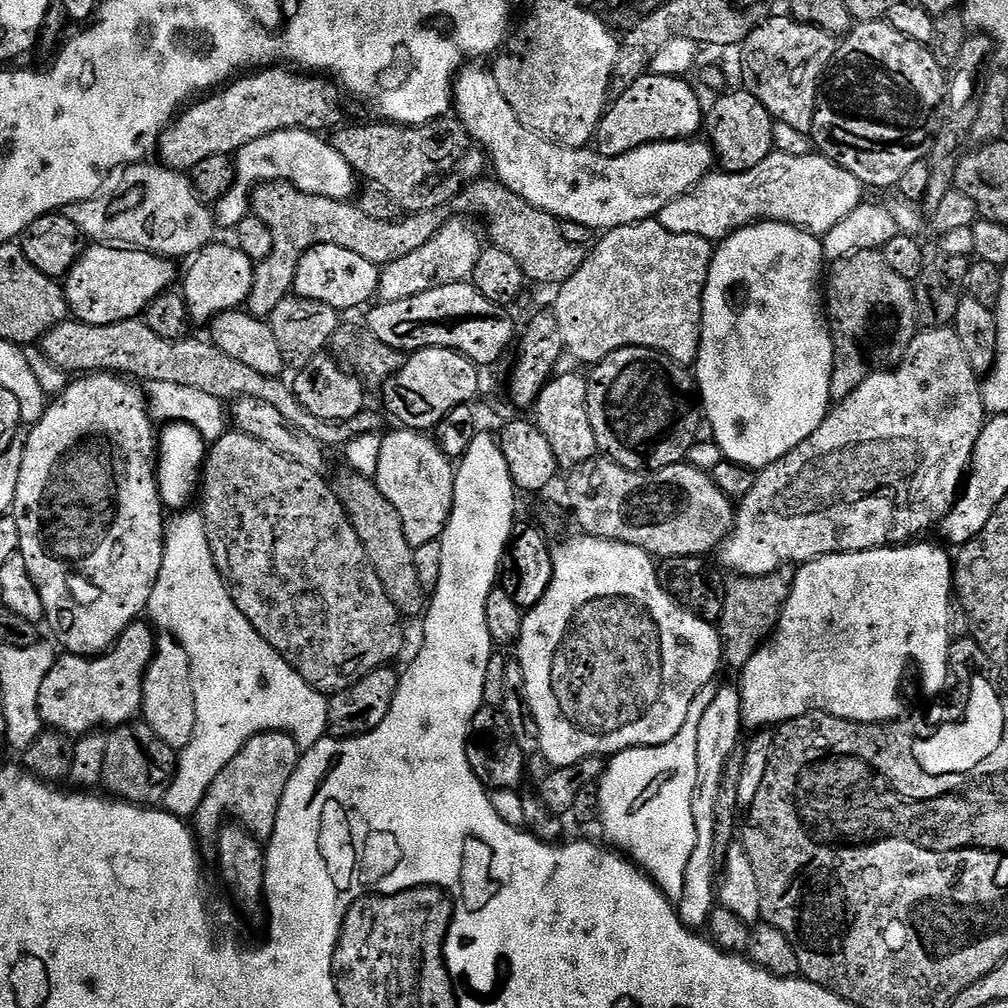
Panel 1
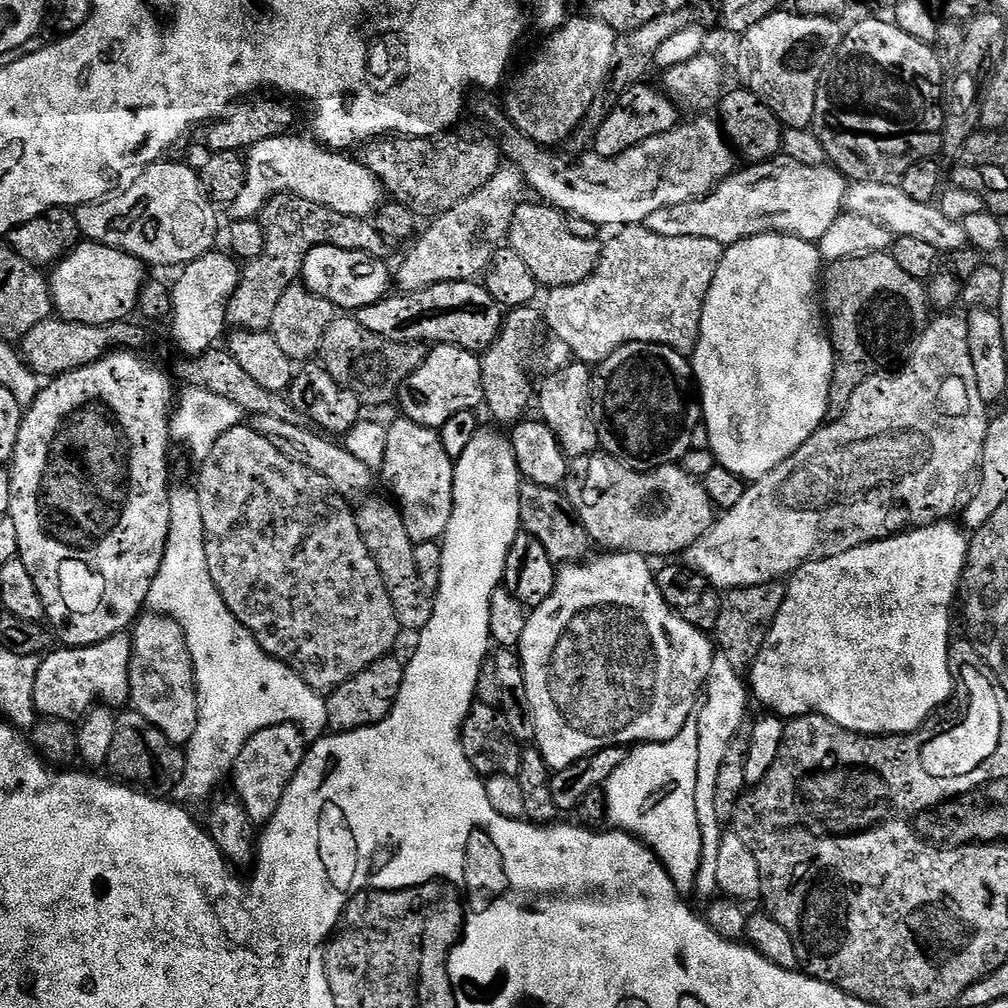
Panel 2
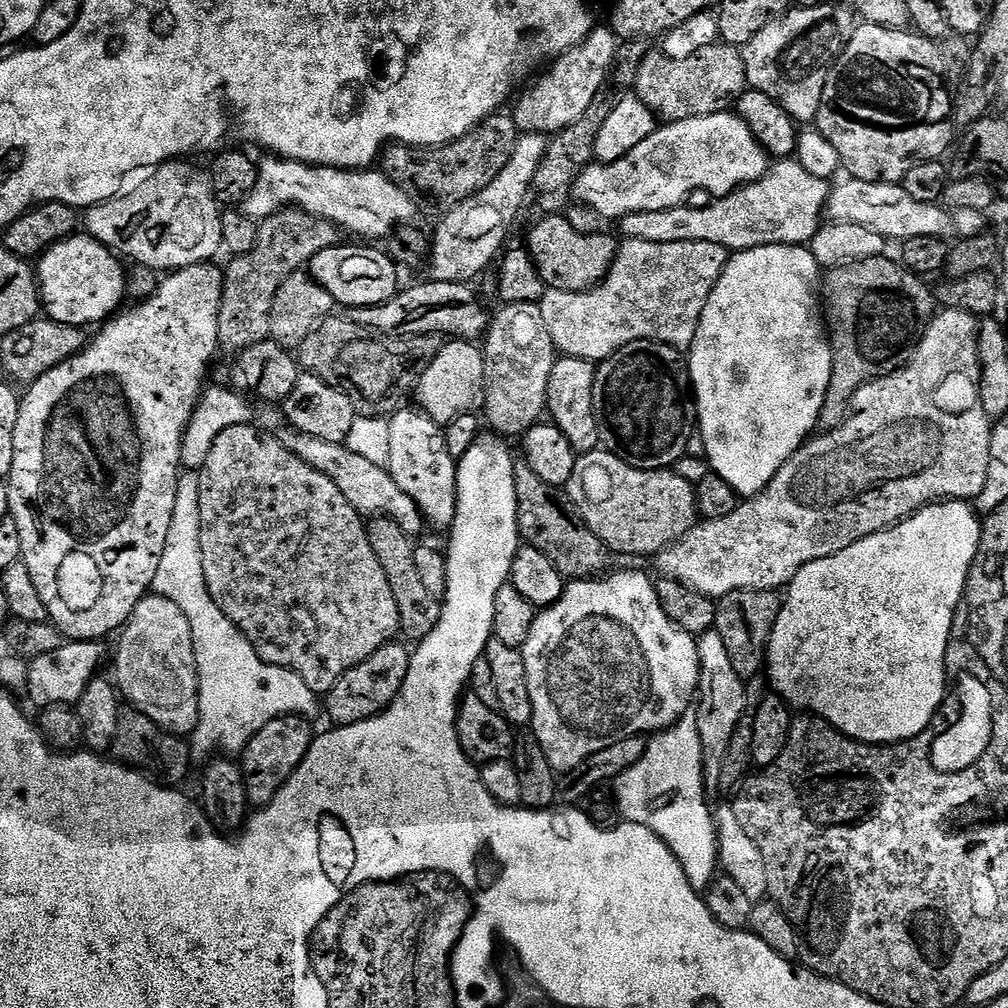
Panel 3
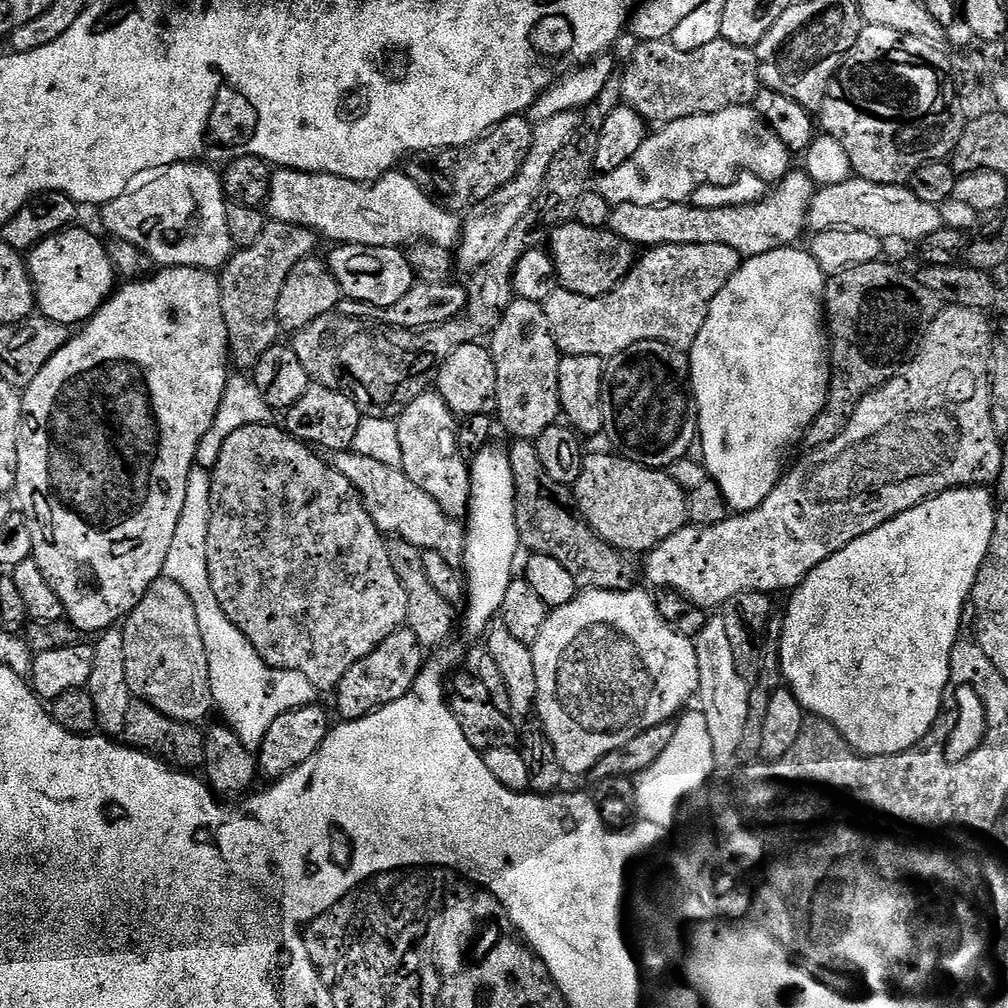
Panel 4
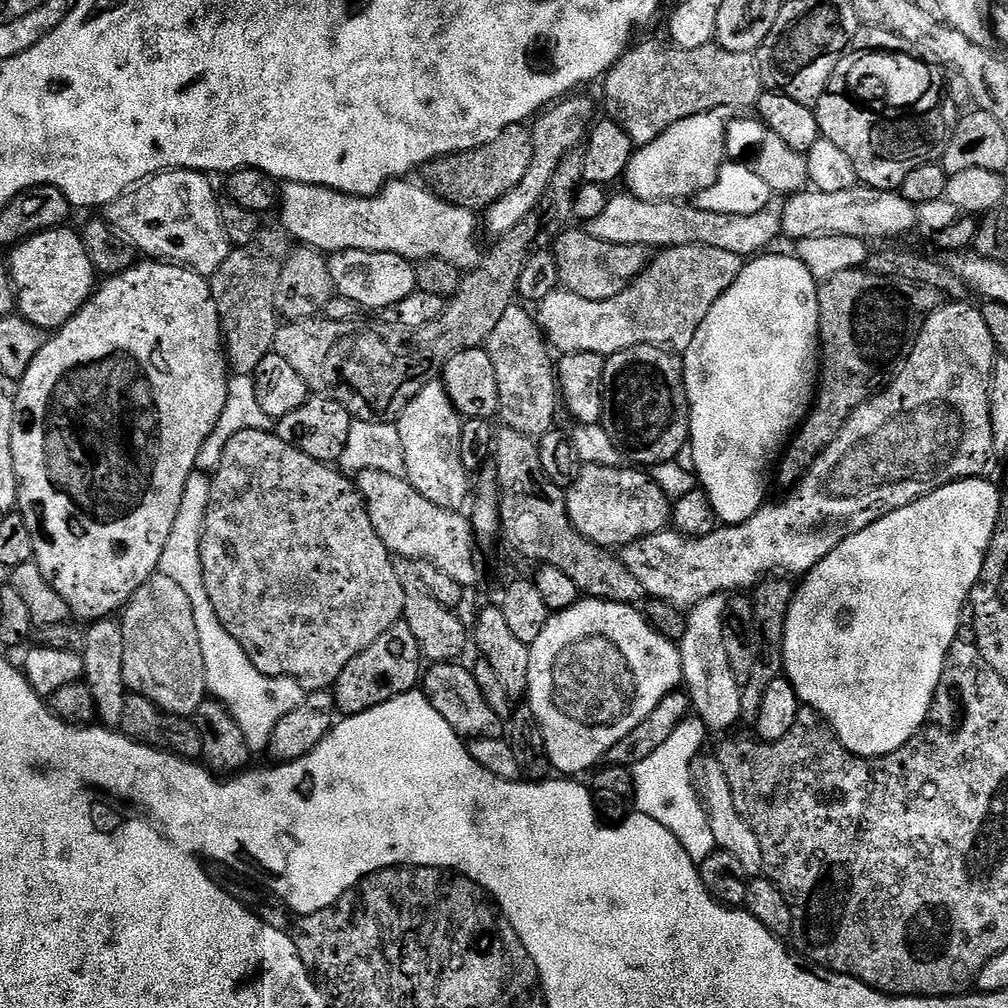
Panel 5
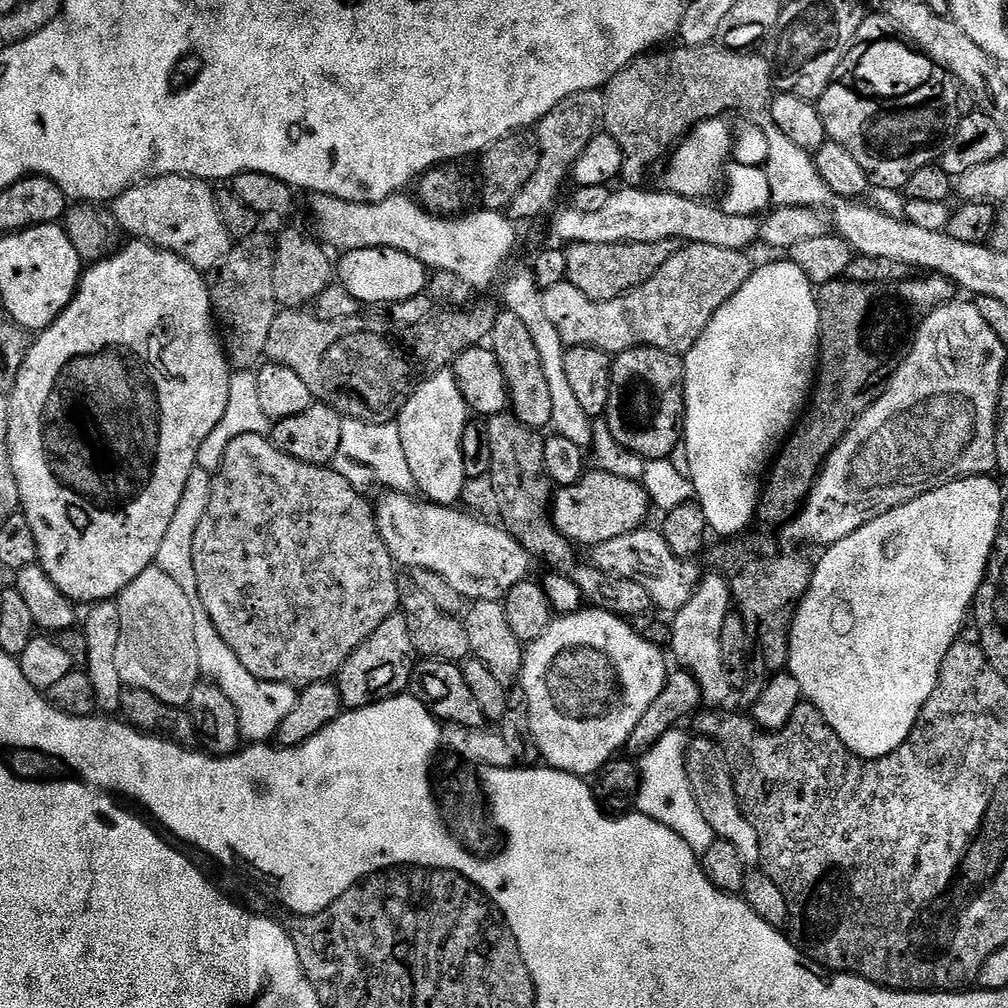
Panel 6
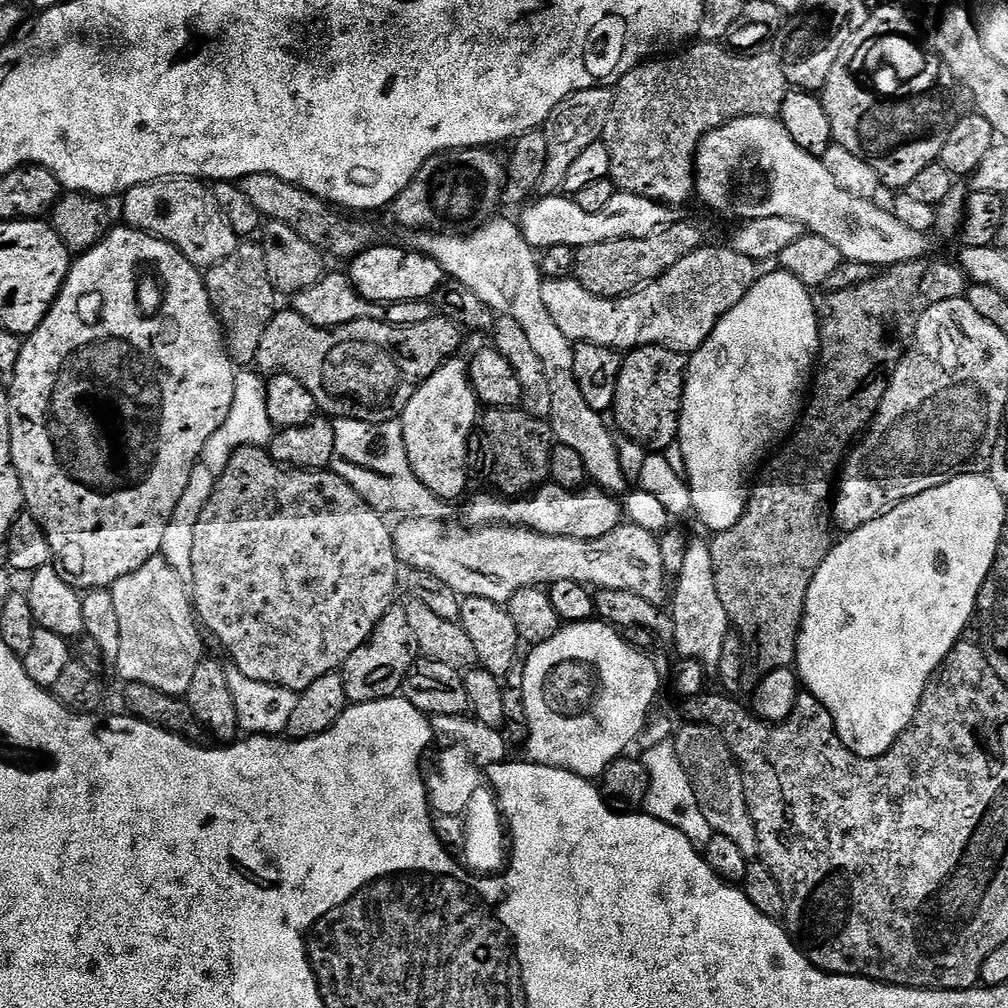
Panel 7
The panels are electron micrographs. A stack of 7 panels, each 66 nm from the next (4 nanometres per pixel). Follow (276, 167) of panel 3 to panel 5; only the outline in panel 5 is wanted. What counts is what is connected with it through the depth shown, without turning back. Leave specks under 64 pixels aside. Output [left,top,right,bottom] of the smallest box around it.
[278,180,482,270]

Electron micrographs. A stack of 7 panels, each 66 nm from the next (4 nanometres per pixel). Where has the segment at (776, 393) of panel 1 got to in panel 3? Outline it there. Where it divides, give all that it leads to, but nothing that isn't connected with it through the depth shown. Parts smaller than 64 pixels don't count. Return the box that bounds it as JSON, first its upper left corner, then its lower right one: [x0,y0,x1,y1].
[686,244,834,498]

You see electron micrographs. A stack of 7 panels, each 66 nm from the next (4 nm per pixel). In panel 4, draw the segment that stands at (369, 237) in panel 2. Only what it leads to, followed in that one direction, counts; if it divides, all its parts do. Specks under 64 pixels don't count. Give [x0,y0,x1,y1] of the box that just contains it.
[218,222,318,366]

